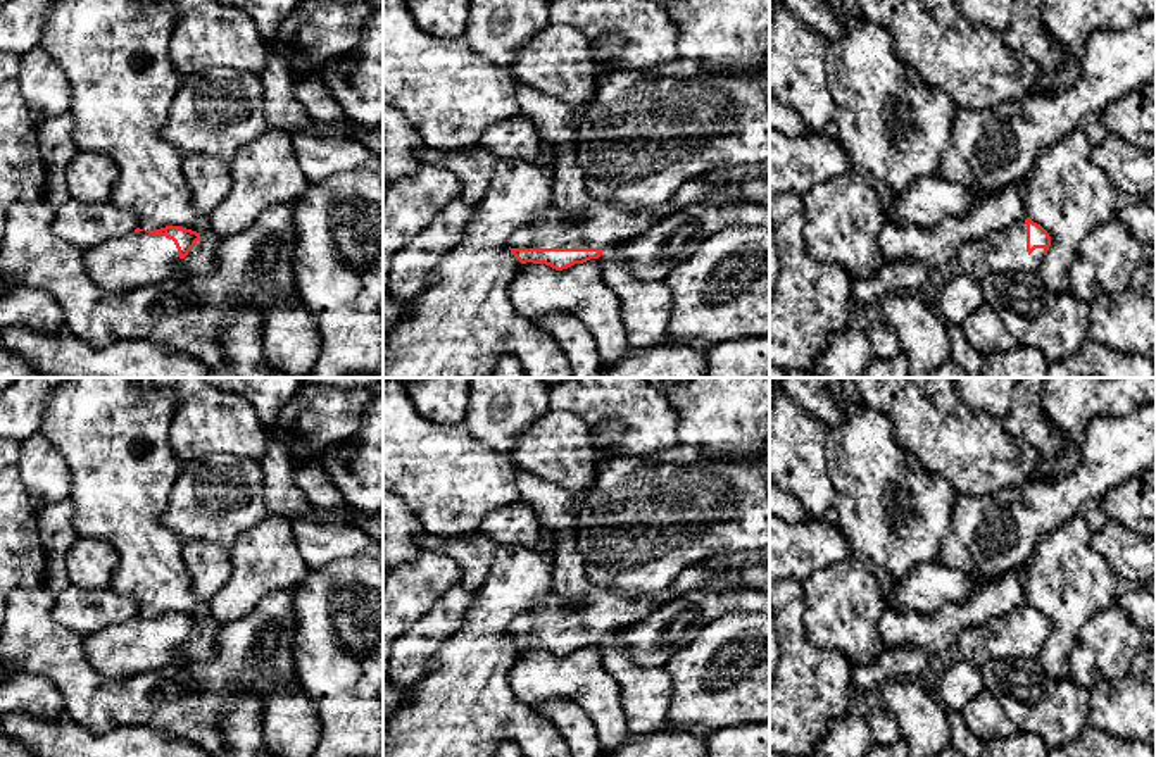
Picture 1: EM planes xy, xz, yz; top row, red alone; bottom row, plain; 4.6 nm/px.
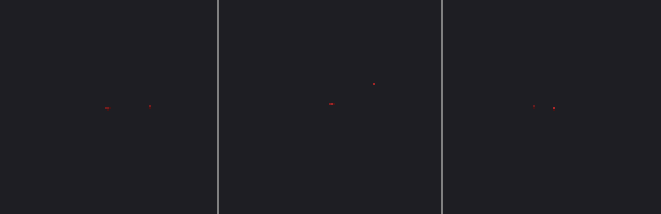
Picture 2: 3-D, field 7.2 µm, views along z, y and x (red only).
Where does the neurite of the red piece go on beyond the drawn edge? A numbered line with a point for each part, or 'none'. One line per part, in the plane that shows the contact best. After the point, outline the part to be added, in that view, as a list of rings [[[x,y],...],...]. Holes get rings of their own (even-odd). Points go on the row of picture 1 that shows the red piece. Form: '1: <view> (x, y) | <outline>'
1: xz (603, 225) | [[[770,174],[732,183],[685,181],[664,203],[626,210],[618,203],[590,200],[581,219],[569,222],[552,203],[523,231],[516,231],[511,248],[609,248],[626,243],[650,226],[682,212],[692,203],[754,202],[770,205]]]

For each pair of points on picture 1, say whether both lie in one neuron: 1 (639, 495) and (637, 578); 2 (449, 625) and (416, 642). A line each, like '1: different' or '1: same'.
1: same
2: same

